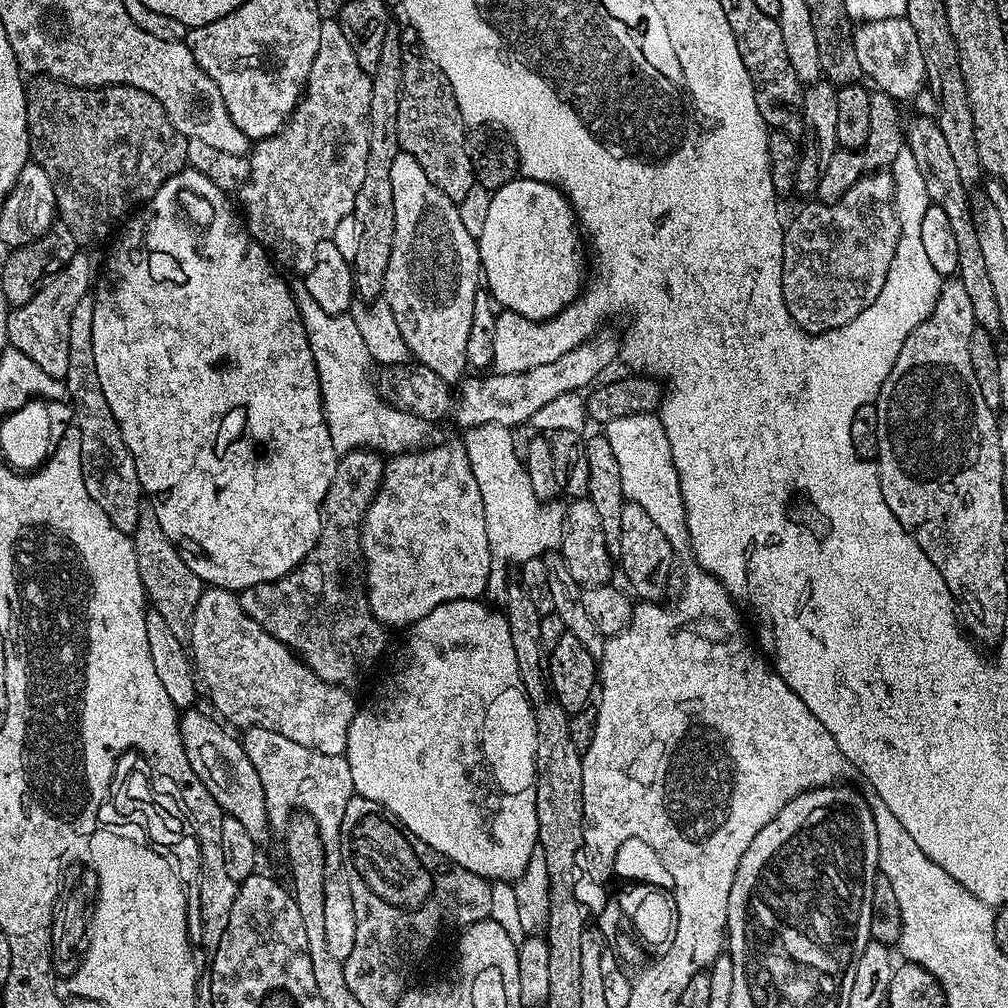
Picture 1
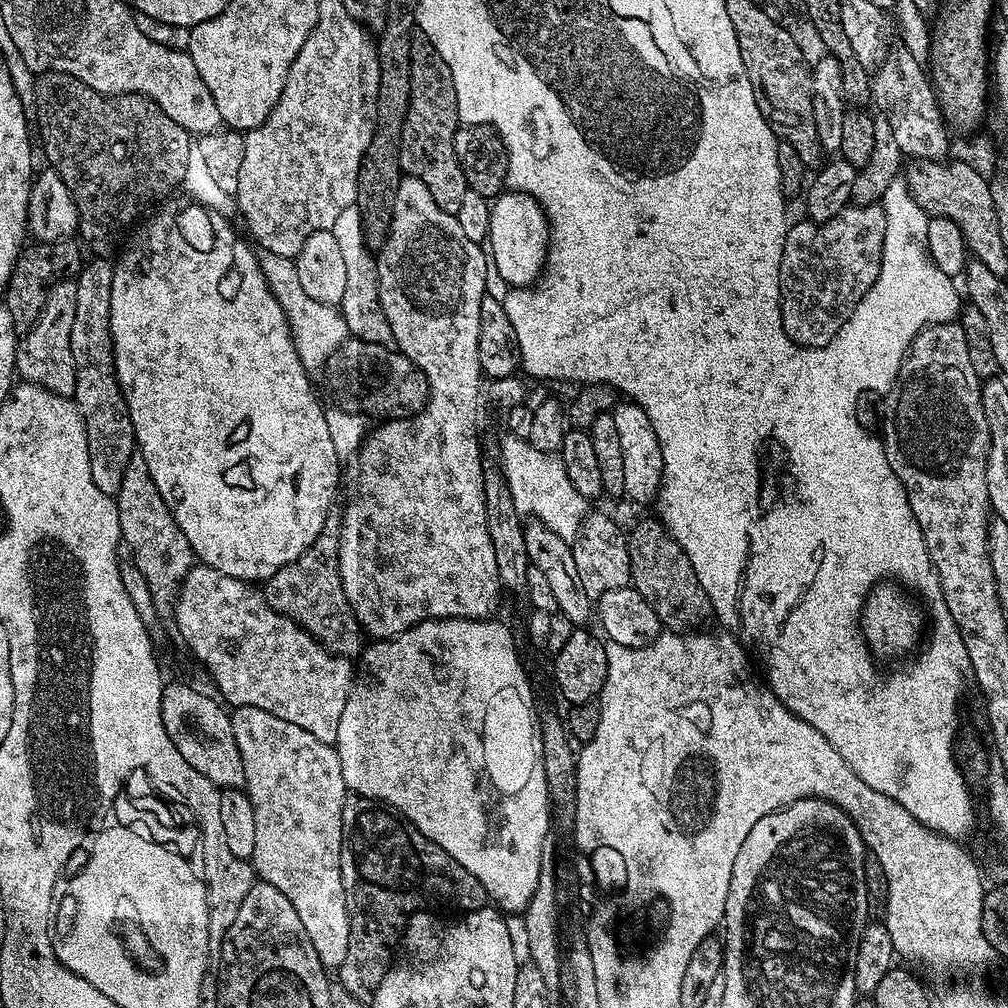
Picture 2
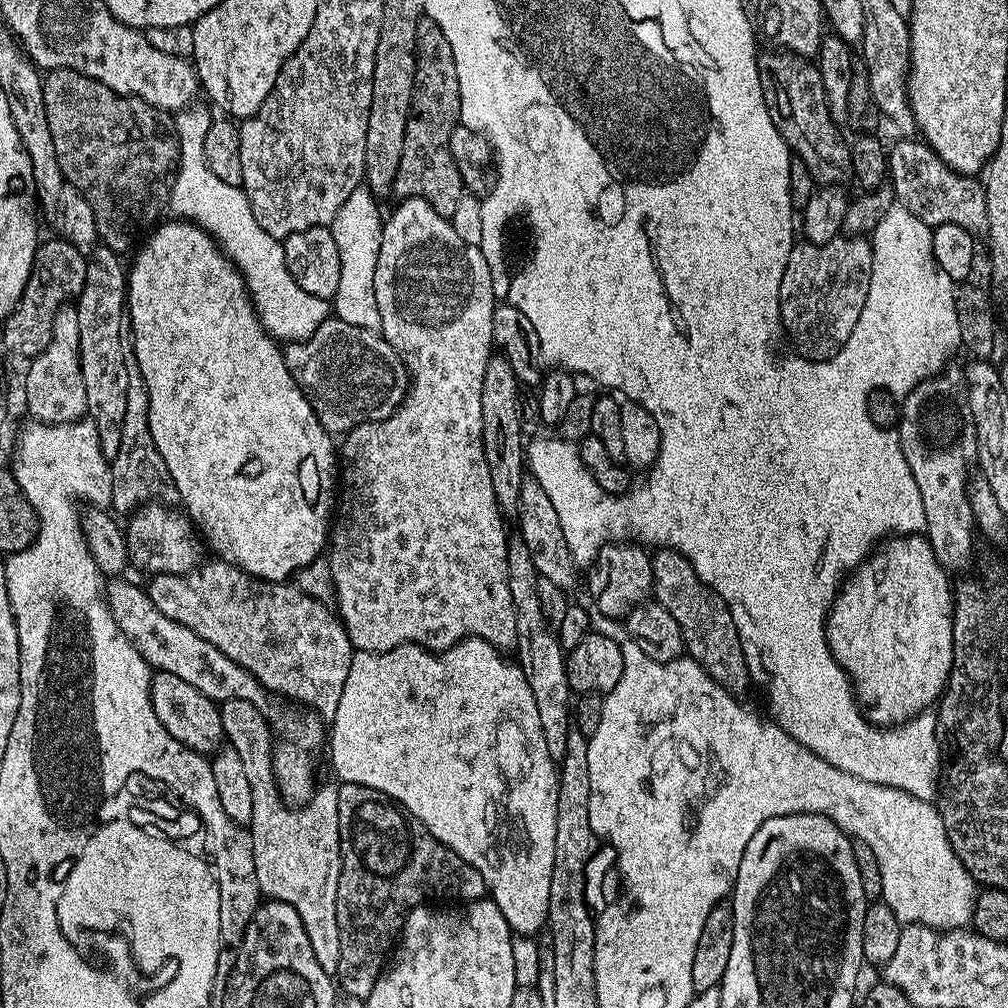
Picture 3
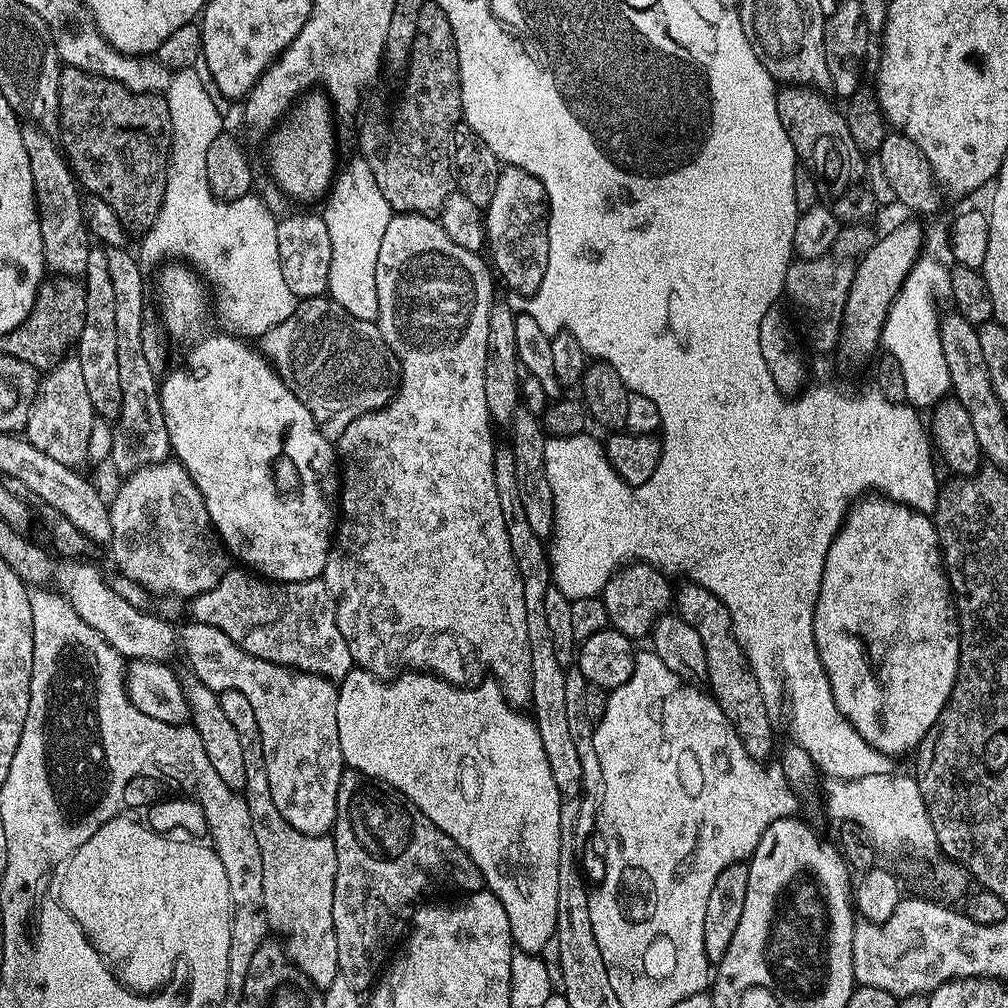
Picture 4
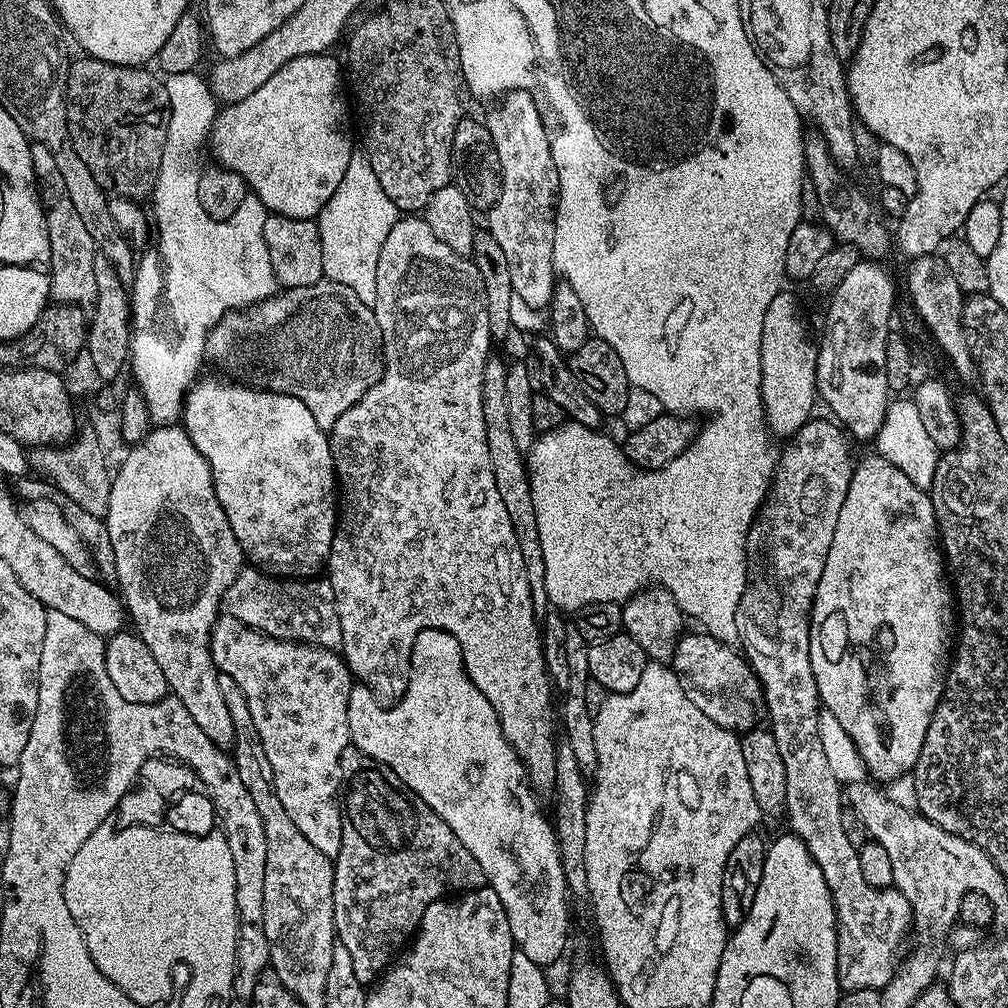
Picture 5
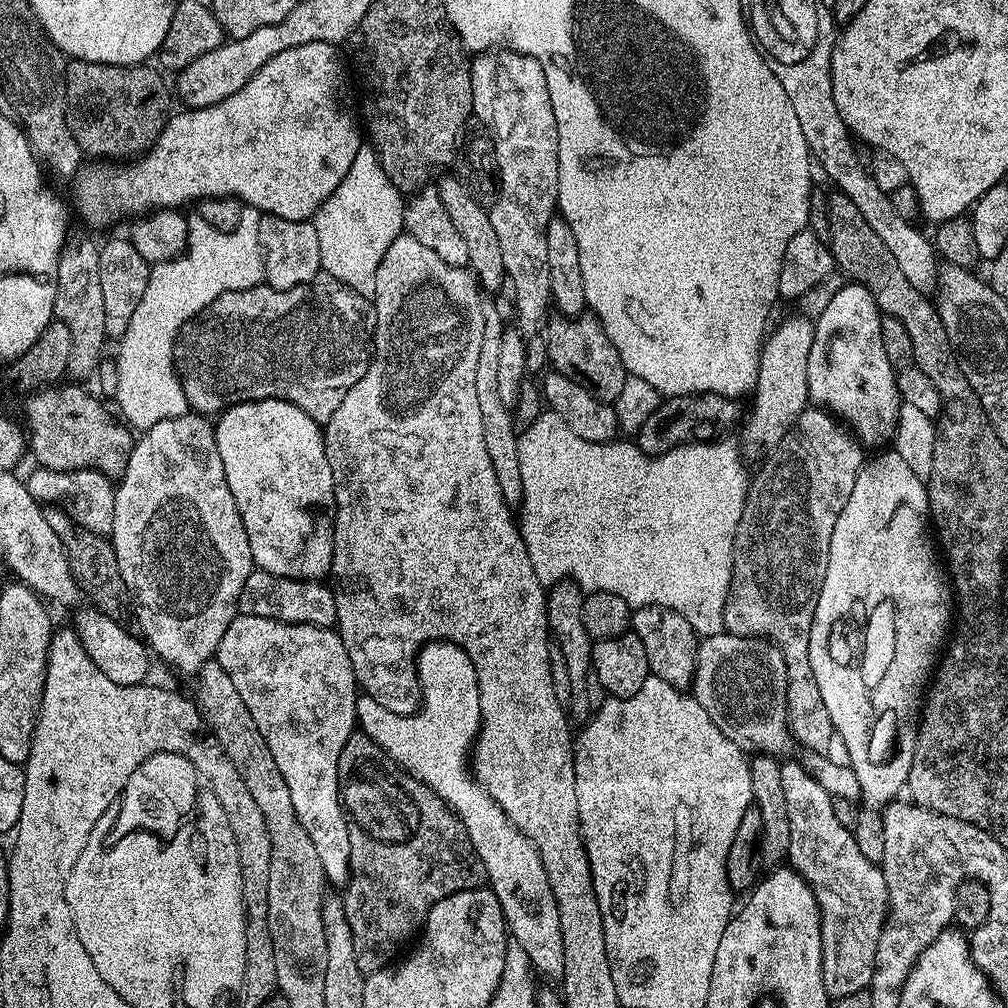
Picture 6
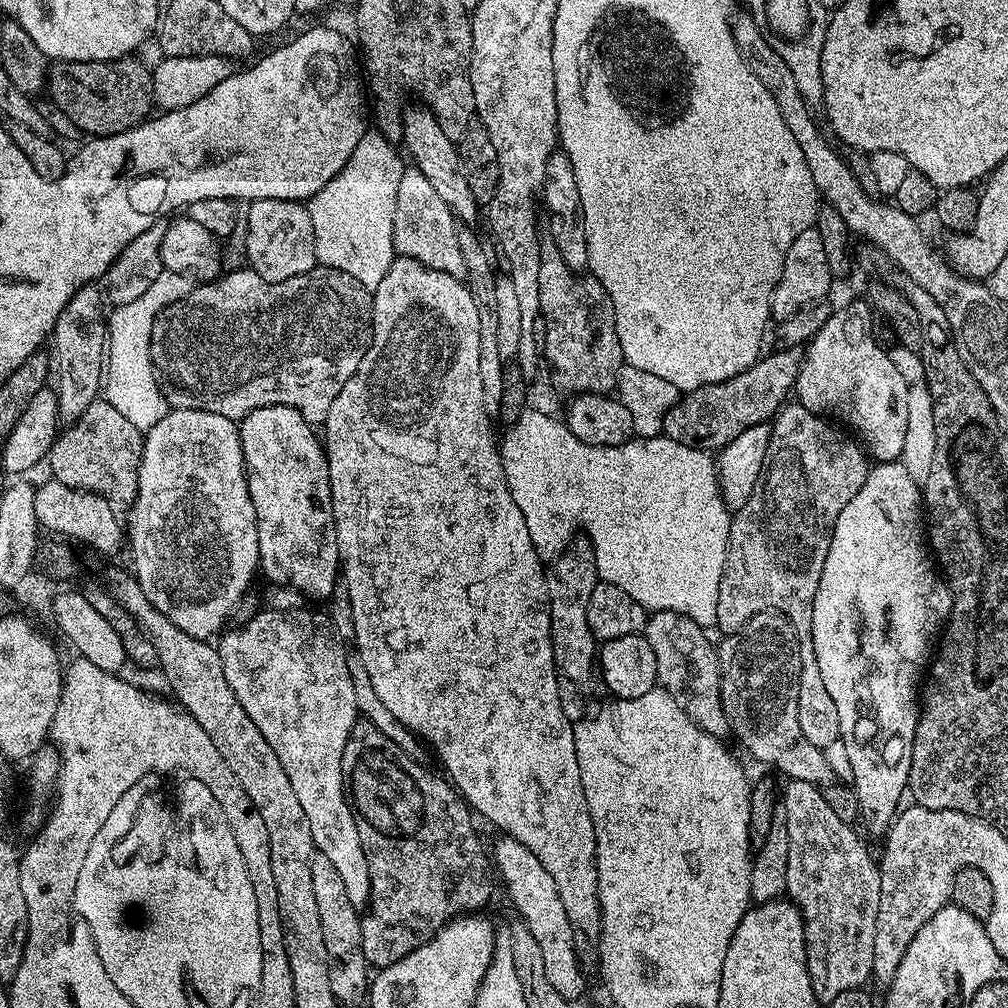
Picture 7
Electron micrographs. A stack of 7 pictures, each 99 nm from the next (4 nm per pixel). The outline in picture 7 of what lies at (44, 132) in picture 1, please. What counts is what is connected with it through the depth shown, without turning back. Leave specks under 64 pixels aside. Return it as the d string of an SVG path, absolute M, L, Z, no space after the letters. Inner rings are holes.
M139 59L103 60L102 62L78 62L65 60L51 65L47 73L46 92L52 95L56 108L72 124L77 124L89 137L113 136L128 128L136 128L154 112L152 99L152 74Z

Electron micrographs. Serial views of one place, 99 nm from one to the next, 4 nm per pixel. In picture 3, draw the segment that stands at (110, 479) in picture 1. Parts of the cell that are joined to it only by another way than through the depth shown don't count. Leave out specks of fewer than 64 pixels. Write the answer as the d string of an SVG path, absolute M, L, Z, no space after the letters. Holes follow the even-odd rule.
M93 247L87 257L86 282L74 301L78 310L82 382L86 385L86 416L94 422L100 449L109 461L118 454L118 442L122 438L122 418L126 418L128 389L126 340L125 337L124 340L120 337L120 331L125 331L126 328L126 264L120 260L123 259L106 247Z

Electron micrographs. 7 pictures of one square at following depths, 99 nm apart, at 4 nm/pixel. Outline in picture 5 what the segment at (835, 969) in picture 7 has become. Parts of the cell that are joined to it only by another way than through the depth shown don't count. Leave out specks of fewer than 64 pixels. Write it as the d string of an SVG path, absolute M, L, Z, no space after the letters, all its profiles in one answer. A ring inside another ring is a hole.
M808 748L804 756L812 760L788 760L786 775L786 821L791 831L810 850L814 862L830 886L836 907L838 934L838 982L844 992L883 989L898 969L896 951L900 939L914 924L910 902L895 888L875 888L866 882L858 848L842 830L842 785L830 771L822 748Z

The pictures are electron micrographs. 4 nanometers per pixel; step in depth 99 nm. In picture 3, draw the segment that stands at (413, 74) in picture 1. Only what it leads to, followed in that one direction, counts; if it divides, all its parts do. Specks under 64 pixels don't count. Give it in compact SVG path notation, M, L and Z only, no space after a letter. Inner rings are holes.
M425 18L418 22L416 85L412 95L412 109L406 122L406 142L402 146L398 174L391 187L393 193L397 192L397 197L417 196L430 202L430 206L434 206L438 214L452 217L458 207L458 198L466 194L464 183L456 174L450 154L450 134L459 123L460 91L454 54L439 26Z

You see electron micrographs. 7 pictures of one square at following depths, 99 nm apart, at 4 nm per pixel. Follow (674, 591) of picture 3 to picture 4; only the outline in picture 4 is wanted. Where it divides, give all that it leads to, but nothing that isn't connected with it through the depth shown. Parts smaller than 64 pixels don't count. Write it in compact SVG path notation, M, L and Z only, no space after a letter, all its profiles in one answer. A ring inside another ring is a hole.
M691 582L681 584L684 585L681 588L677 587L674 592L674 608L678 615L696 631L698 638L702 638L706 670L708 671L706 677L707 687L710 689L711 695L715 696L716 701L720 703L720 709L724 711L726 718L734 726L738 738L744 743L748 753L755 760L763 761L765 759L764 756L768 756L772 752L772 720L768 717L770 704L769 701L764 699L762 690L758 686L758 678L752 673L752 663L748 661L742 646L736 640L736 634L732 631L730 614L723 602L710 590L706 590L700 584L693 584Z

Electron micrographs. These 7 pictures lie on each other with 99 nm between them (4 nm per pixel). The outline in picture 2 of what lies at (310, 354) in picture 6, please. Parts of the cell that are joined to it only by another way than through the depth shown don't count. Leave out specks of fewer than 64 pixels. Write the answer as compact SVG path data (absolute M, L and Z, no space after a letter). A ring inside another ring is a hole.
M349 338L333 356L329 356L328 363L323 369L324 384L332 395L331 403L338 408L345 408L347 412L359 412L365 418L372 416L384 416L380 418L392 418L399 413L401 417L407 418L417 416L428 402L428 379L426 374L415 364L406 358L403 352L396 350L392 352L383 344L366 342Z

